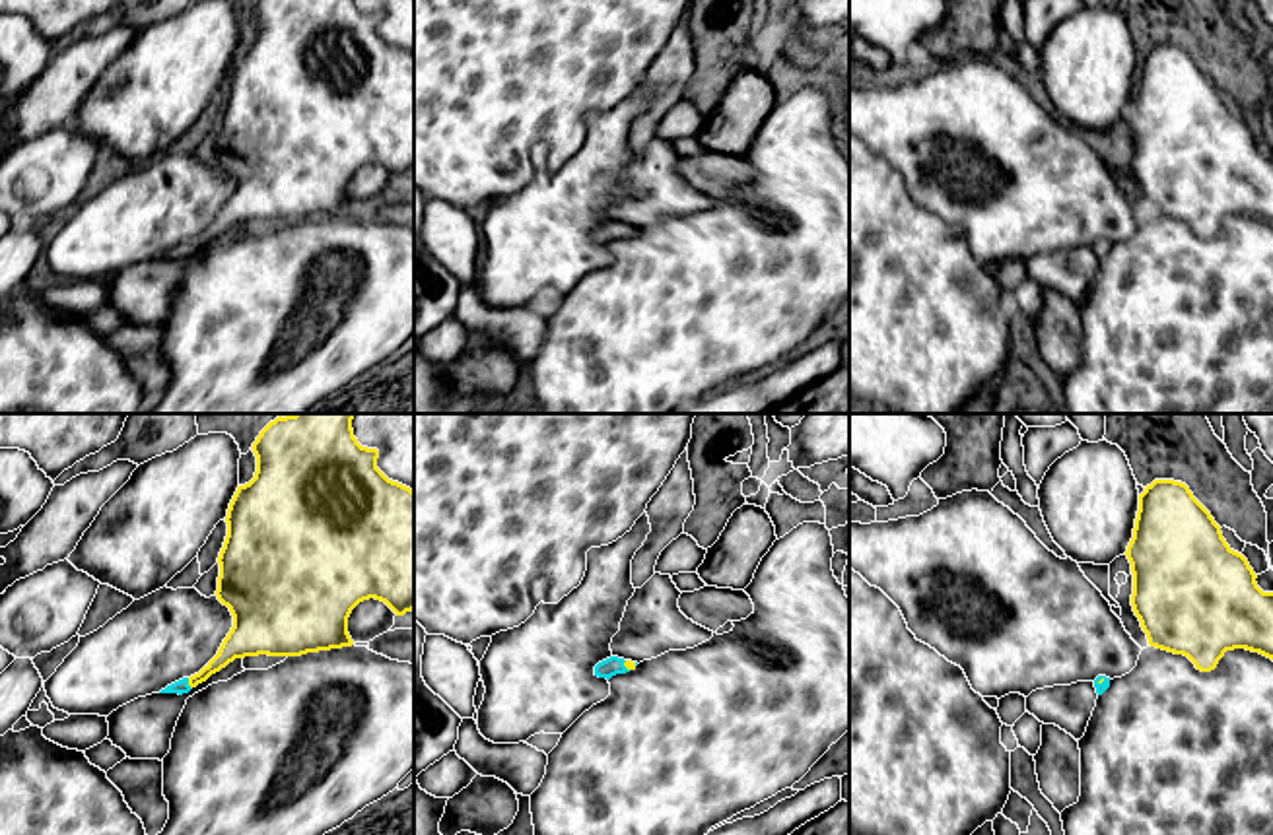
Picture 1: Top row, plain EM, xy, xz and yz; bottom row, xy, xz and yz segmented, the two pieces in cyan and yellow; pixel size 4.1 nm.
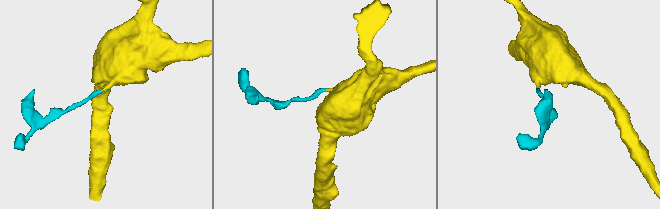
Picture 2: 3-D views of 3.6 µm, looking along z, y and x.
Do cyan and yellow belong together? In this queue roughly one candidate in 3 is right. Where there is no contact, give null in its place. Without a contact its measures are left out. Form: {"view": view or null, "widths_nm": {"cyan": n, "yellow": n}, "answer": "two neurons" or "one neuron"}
{"view": "xy", "widths_nm": {"cyan": 60, "yellow": 100}, "answer": "one neuron"}

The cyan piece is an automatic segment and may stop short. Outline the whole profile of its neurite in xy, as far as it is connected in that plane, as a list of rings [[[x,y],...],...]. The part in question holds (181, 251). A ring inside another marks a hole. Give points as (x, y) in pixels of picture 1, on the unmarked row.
[[[258,0],[253,17],[257,37],[249,49],[237,52],[229,68],[227,101],[218,122],[216,161],[229,173],[233,192],[198,239],[159,258],[189,258],[235,223],[301,221],[352,212],[348,183],[369,163],[385,167],[396,181],[414,175],[414,56],[377,33],[377,14],[361,12],[354,0]]]

